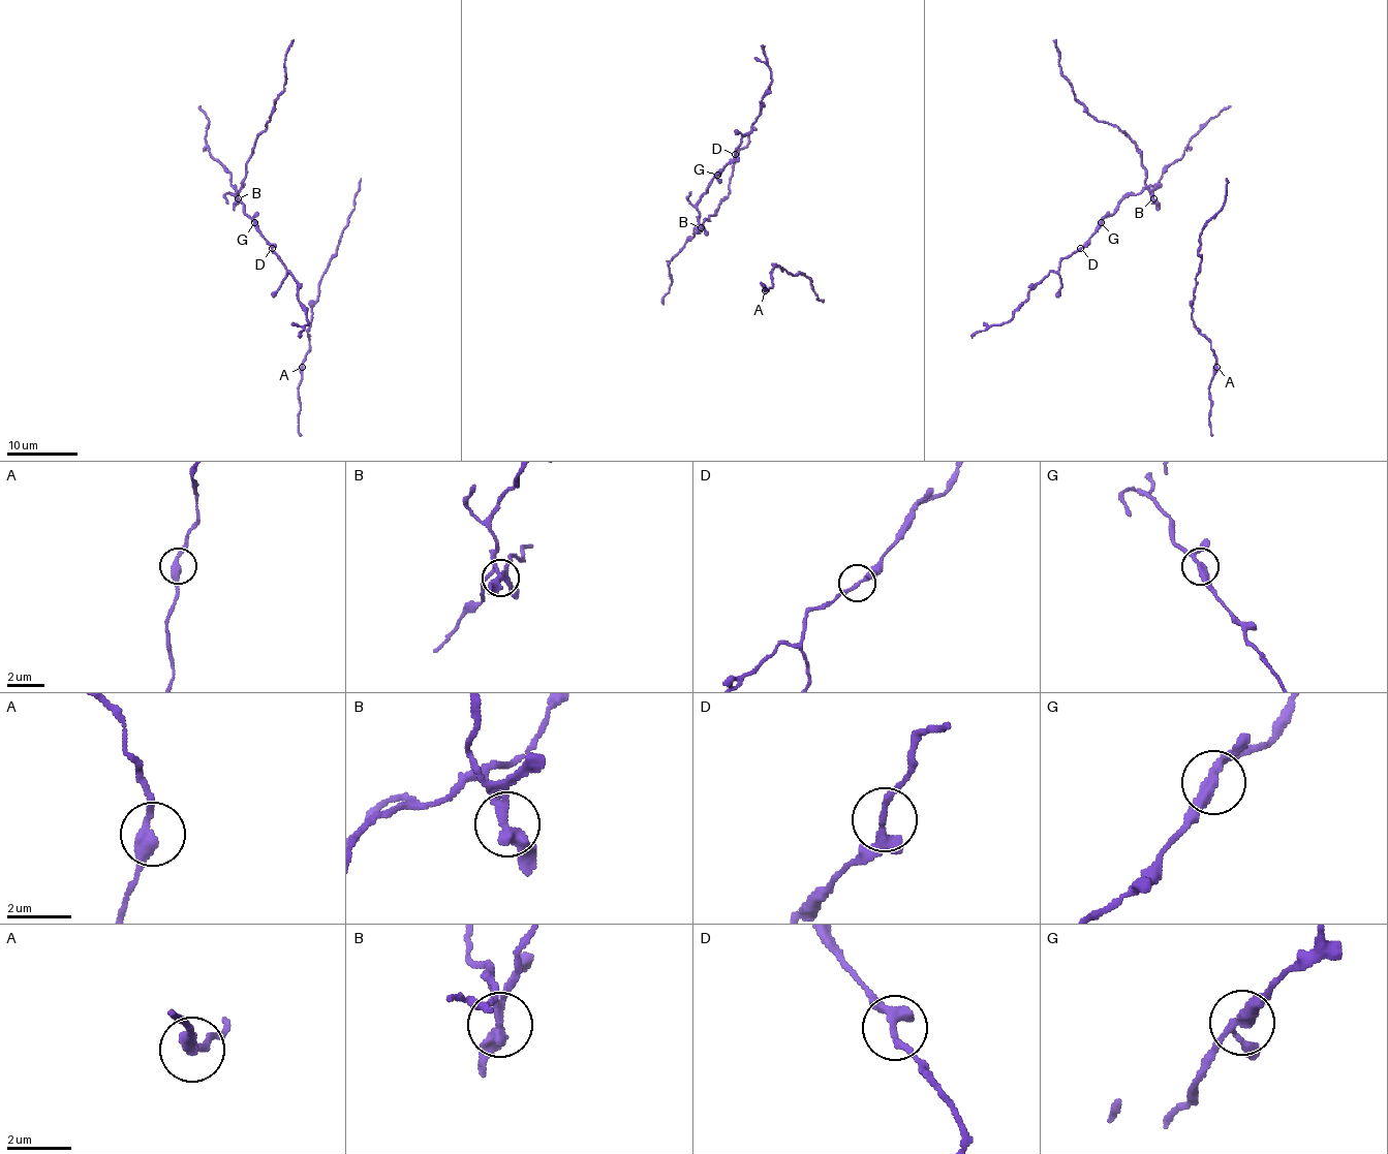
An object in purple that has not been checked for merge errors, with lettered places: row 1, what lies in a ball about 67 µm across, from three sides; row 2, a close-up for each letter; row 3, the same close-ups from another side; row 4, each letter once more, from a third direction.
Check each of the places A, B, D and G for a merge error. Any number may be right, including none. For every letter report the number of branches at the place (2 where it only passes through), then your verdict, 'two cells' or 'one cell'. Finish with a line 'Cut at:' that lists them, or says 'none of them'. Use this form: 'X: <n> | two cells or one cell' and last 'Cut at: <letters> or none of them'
A: 2 | one cell
B: 3 | two cells
D: 3 | one cell
G: 3 | one cell
Cut at: B

